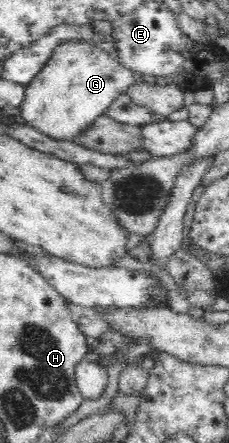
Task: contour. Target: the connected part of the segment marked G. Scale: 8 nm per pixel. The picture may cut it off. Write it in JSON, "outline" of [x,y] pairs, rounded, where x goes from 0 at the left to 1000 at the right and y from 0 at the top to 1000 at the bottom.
{"outline":[[[371,84],[266,88],[140,185],[118,192],[92,262],[127,282],[258,314],[332,305],[384,275],[463,253],[563,194],[616,187],[607,169],[537,153],[493,120]]]}

